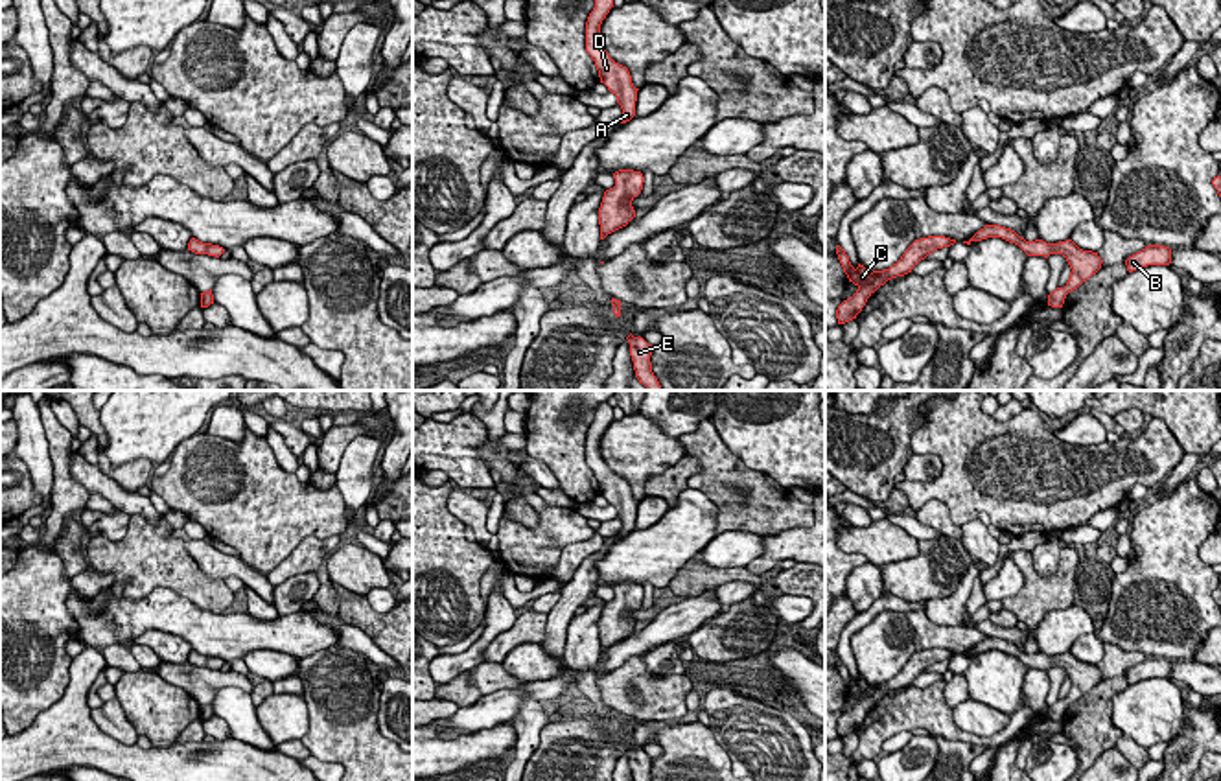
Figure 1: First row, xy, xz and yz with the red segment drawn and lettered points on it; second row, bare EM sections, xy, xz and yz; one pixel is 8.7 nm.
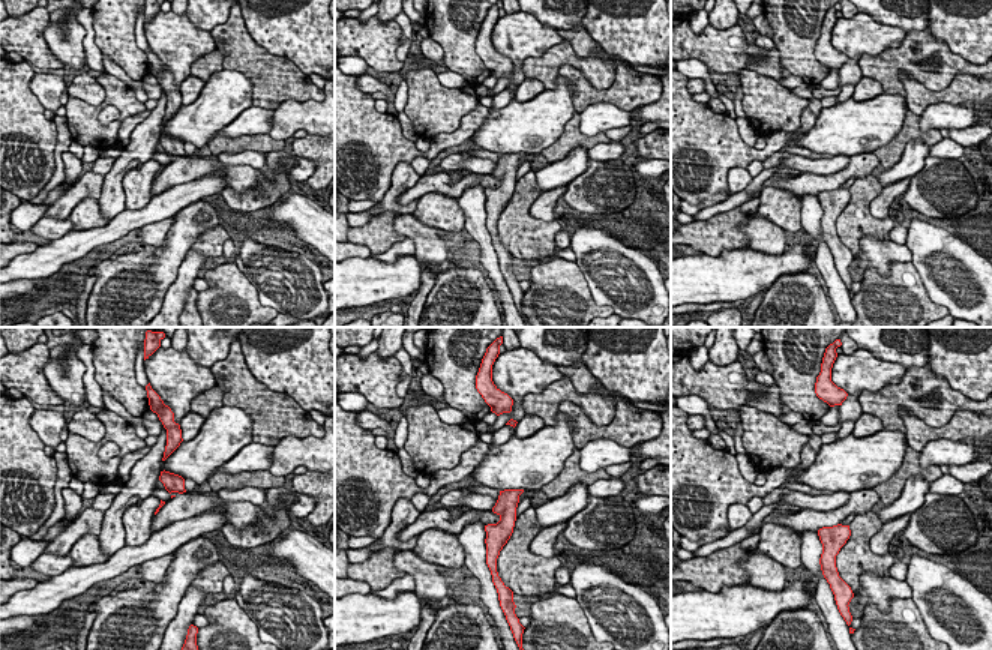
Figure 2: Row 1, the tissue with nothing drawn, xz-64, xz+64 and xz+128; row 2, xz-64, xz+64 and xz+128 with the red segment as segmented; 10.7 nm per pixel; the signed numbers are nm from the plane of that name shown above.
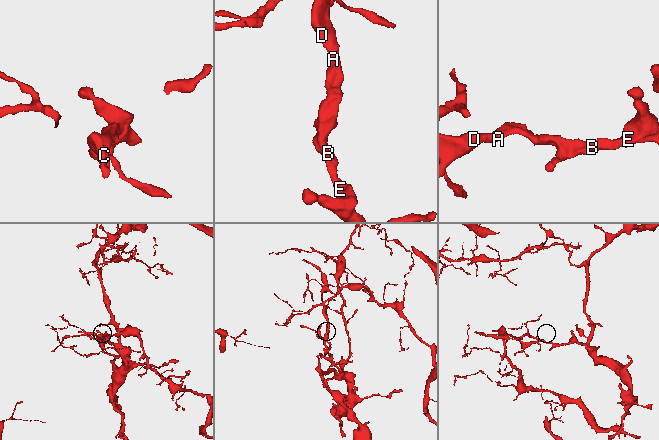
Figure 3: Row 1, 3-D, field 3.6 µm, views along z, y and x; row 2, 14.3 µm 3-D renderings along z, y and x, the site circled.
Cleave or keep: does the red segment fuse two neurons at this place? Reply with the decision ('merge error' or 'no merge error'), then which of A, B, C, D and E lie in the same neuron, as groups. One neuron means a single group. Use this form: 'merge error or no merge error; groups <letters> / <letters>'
merge error; groups A C D / B E

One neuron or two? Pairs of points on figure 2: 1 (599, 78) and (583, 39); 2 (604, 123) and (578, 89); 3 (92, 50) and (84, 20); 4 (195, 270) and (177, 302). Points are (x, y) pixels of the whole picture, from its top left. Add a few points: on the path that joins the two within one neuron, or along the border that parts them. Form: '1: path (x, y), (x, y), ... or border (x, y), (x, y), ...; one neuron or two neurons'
1: border (563, 39), (581, 57), (595, 51), (610, 57); two neurons
2: border (625, 110), (611, 104), (589, 104), (578, 114); two neurons
3: path (89, 42), (89, 27); one neuron
4: path (188, 278), (177, 294); one neuron

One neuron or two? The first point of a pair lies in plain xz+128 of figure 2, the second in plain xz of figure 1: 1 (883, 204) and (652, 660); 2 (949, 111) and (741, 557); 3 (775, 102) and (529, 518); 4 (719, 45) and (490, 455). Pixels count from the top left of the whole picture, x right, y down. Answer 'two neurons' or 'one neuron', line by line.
1: one neuron
2: one neuron
3: two neurons
4: two neurons

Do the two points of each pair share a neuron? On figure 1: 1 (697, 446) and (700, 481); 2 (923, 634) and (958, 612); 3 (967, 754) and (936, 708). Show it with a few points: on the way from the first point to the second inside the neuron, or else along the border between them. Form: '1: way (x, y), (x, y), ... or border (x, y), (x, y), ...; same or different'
1: way (706, 455), (706, 472); same
2: border (921, 610), (936, 623), (967, 627); different
3: border (932, 734), (971, 741), (986, 748); different

